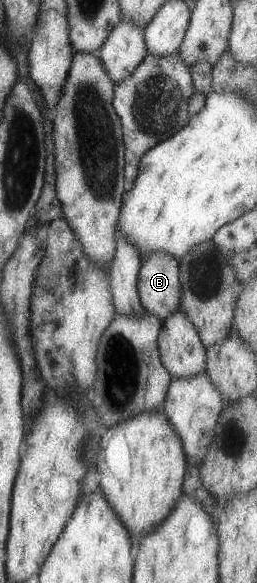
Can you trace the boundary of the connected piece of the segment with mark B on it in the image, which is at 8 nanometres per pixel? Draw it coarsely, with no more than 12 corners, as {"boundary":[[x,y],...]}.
{"boundary":[[147,255],[141,305],[164,322],[179,309],[180,261]]}

